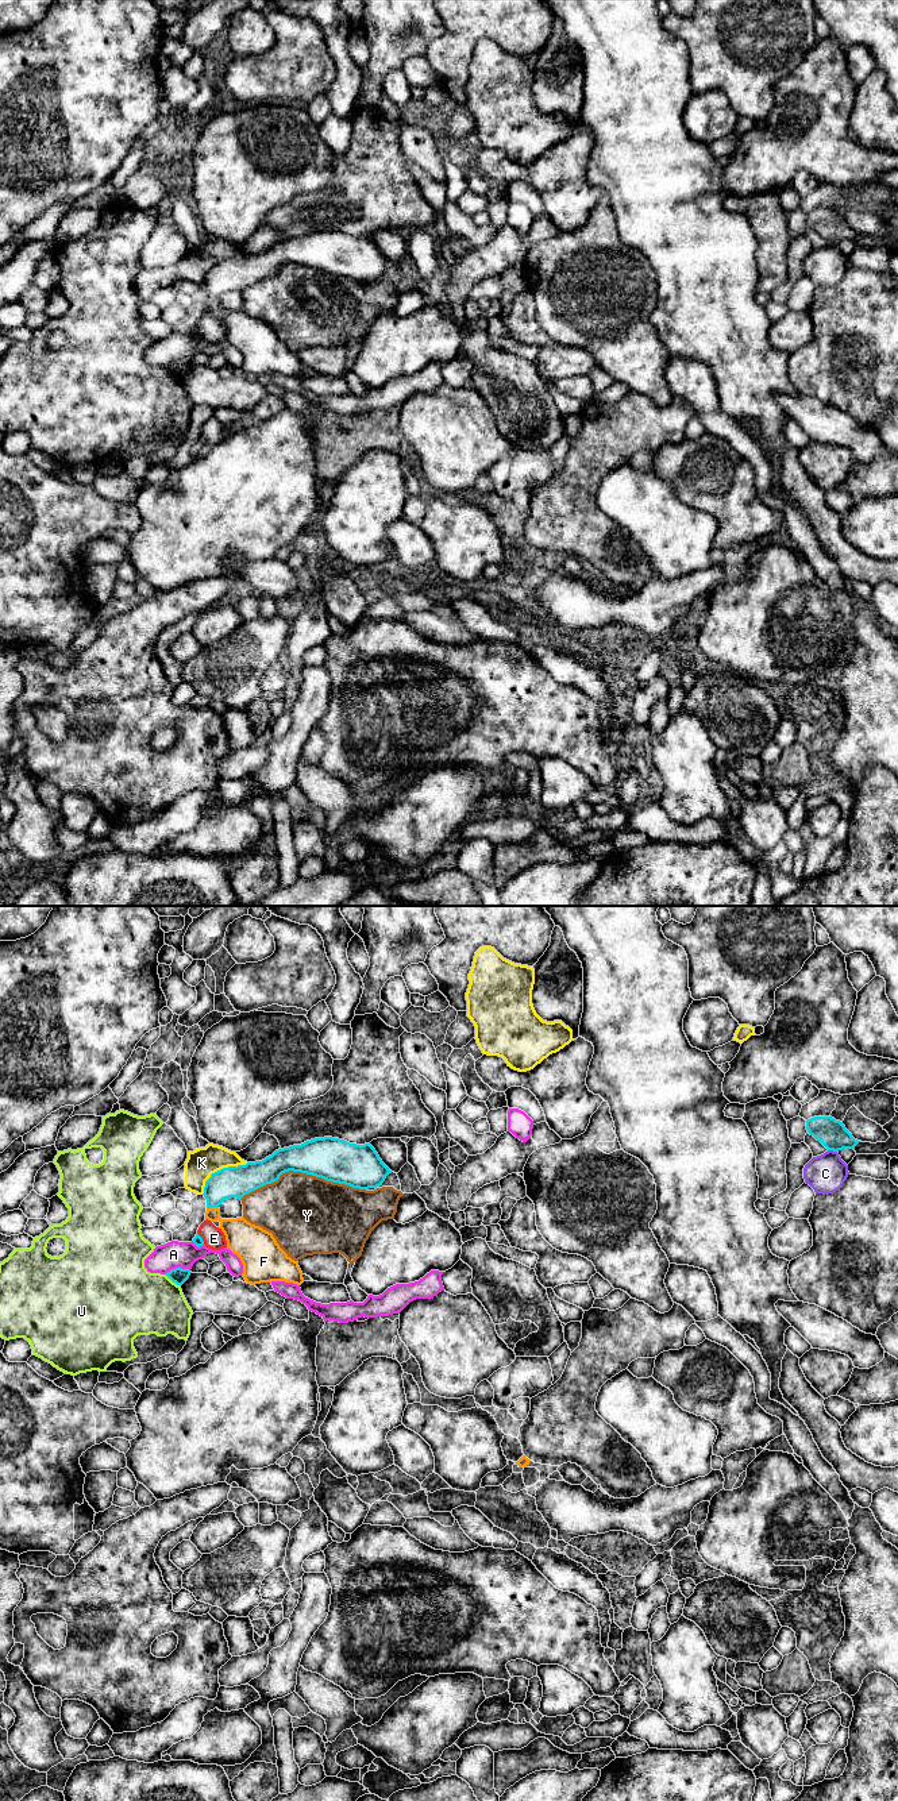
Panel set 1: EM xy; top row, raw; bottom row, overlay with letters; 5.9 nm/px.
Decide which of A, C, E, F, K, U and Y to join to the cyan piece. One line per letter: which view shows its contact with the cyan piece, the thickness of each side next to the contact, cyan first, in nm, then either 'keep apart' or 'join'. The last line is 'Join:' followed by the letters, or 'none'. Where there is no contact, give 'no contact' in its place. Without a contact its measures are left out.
A: contact in xy; calibres 90 and 160 nm; keep apart
C: contact in xy; calibres 170 and 240 nm; keep apart
E: contact in xy; calibres 60 and 130 nm; keep apart
F: contact in xy; calibres 190 and 190 nm; keep apart
K: contact in xy; calibres 190 and 180 nm; keep apart
U: contact in xy; calibres 90 and 380 nm; keep apart
Y: contact in xy; calibres 260 and 460 nm; keep apart
Join: none

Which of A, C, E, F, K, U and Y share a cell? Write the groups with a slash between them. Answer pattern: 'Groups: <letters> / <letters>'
Groups: A / C / E / F / K / U / Y

